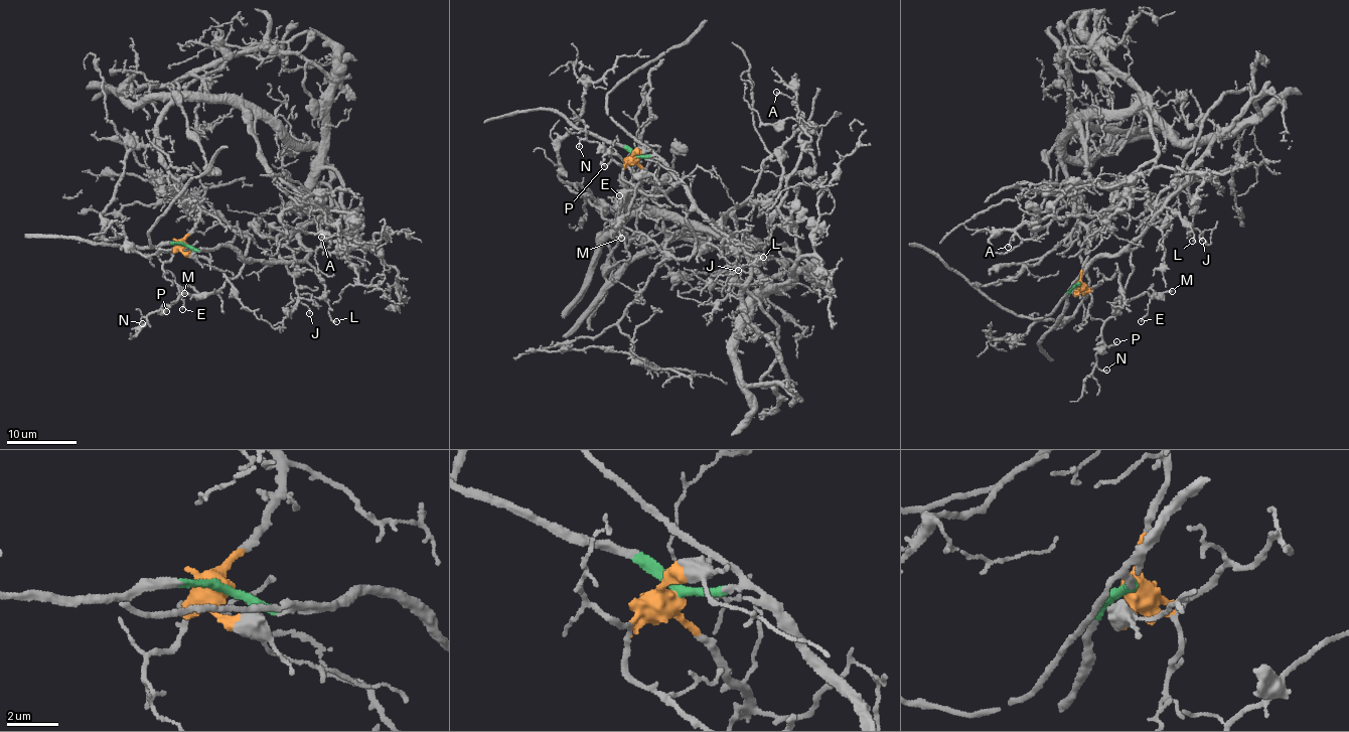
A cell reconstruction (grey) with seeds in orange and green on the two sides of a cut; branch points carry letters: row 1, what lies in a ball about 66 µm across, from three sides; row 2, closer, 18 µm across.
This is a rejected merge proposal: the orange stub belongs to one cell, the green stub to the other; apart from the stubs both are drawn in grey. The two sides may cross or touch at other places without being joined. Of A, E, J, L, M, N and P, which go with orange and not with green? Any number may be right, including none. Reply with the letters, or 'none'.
A

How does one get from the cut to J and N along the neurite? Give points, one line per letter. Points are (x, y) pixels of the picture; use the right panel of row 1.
J: (1077, 285), (1092, 261), (1103, 255), (1122, 253), (1164, 206), (1197, 230), (1203, 241)
N: (1077, 285), (1098, 257), (1130, 254), (1132, 273), (1095, 354), (1097, 368), (1106, 370)

